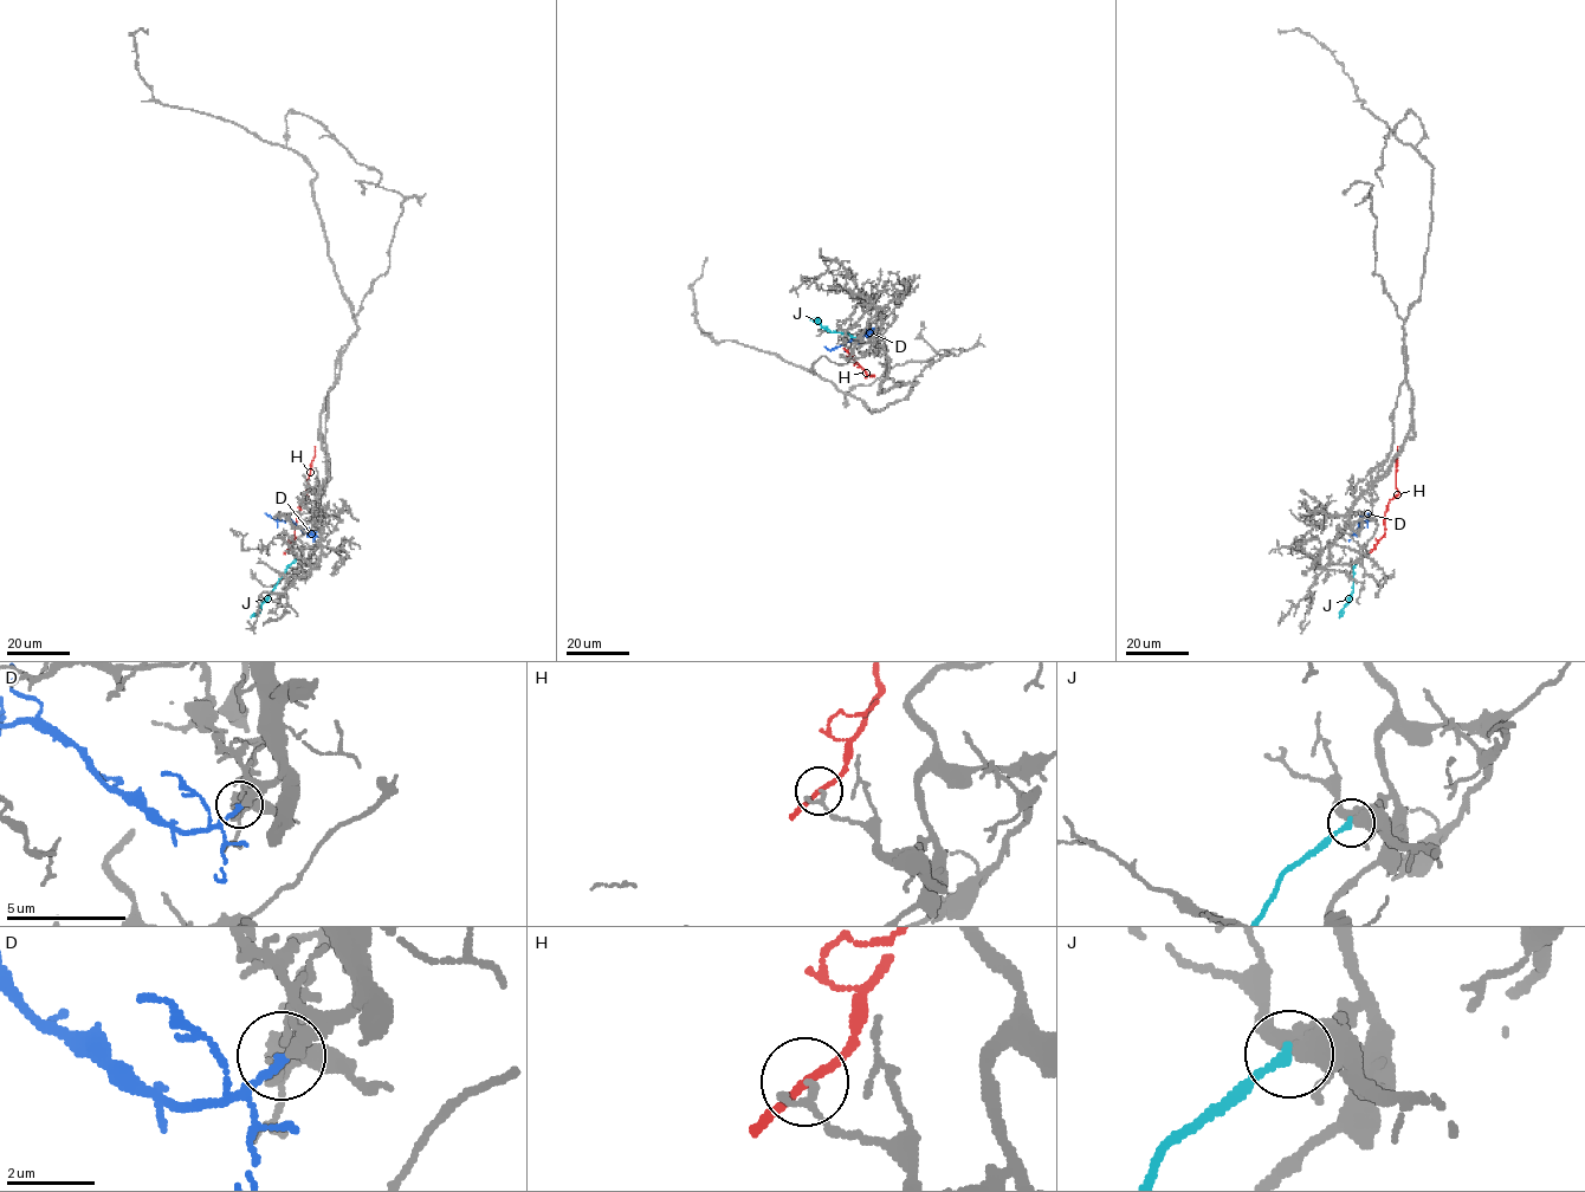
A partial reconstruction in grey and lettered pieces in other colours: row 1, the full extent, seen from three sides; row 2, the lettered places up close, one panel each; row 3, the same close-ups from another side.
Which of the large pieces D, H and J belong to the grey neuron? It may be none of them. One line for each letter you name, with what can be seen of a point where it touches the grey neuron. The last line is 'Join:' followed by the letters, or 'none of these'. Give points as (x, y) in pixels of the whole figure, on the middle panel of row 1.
D: Touches grey at (875, 331)
Join: D

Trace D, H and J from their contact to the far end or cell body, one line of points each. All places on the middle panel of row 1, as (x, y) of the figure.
D: (875, 331), (832, 349), (825, 347)
H: (846, 350), (854, 364), (865, 371), (866, 377), (874, 376)
J: (855, 337), (832, 332), (810, 318)

